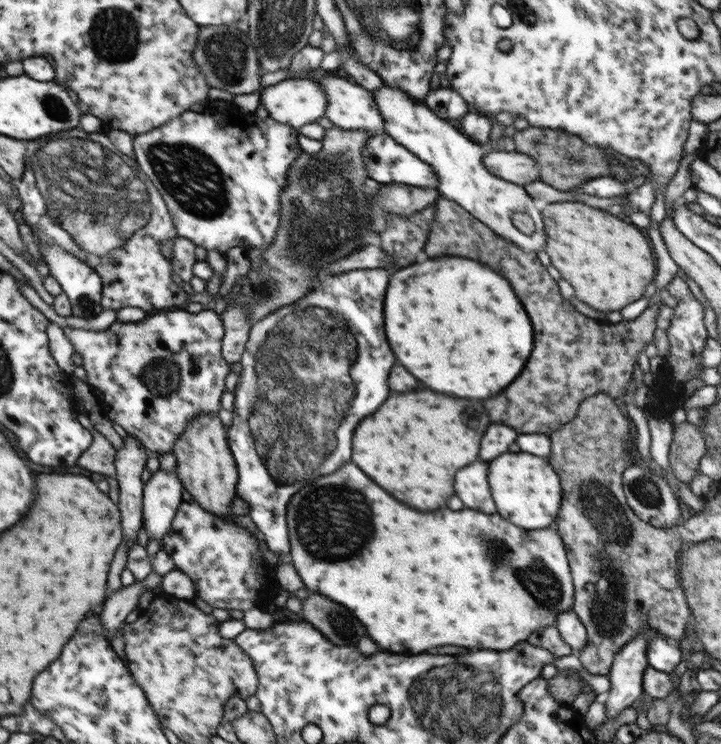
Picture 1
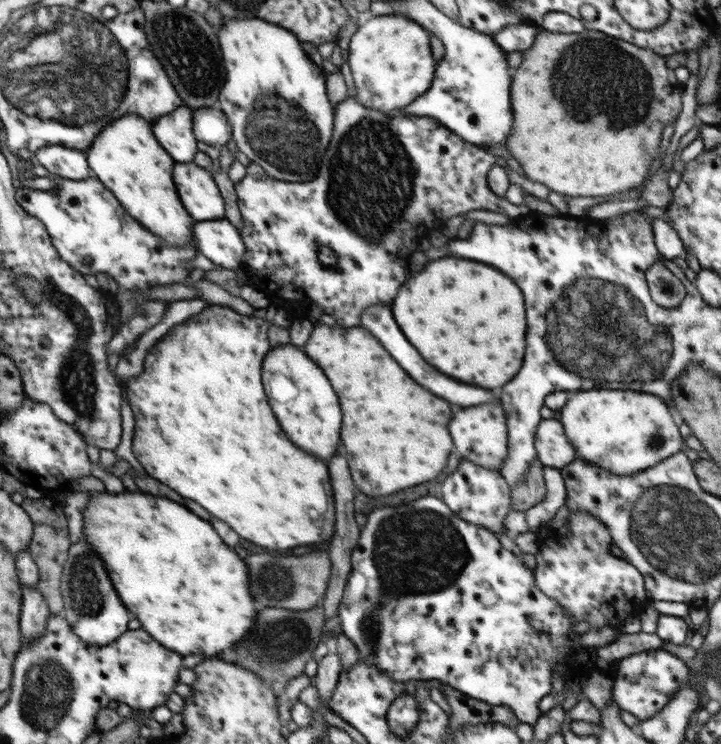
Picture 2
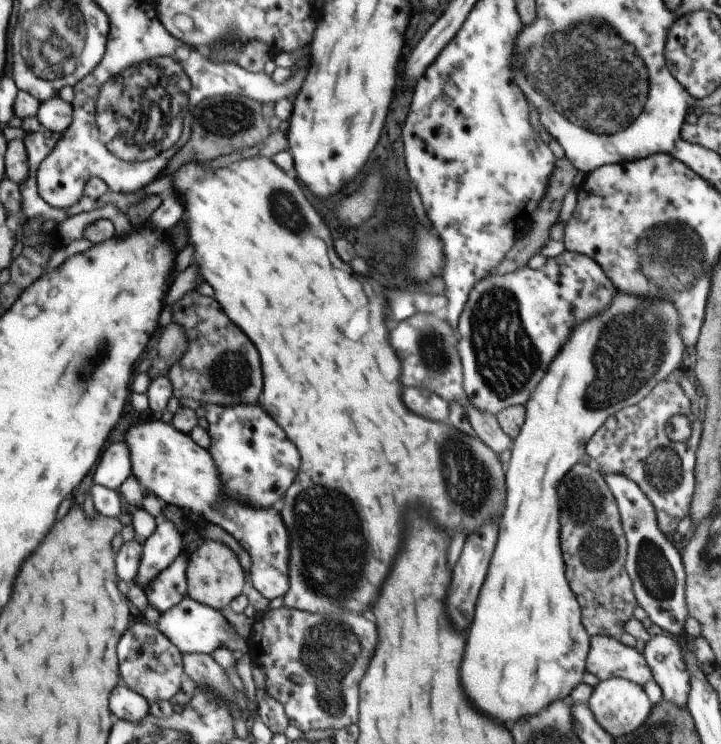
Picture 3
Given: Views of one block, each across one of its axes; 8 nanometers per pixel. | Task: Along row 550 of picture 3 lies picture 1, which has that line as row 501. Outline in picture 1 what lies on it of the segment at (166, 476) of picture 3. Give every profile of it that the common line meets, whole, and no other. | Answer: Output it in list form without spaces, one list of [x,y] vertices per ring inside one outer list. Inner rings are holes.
[[[378,268],[326,276],[300,300],[272,311],[251,325],[240,359],[243,369],[233,392],[234,414],[232,425],[227,430],[227,441],[239,474],[237,496],[248,503],[250,518],[268,548],[279,554],[284,563],[291,563],[293,559],[286,513],[290,499],[302,488],[298,486],[298,480],[312,480],[316,470],[320,476],[332,474],[350,462],[354,428],[362,418],[376,412],[388,398],[388,374],[396,364],[384,334],[382,302],[388,278],[390,274]]]

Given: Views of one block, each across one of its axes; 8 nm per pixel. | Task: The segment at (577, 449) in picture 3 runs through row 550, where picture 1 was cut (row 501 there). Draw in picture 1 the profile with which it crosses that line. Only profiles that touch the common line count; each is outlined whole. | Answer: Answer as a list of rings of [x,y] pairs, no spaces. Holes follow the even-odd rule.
[[[524,452],[502,454],[496,458],[496,462],[494,460],[490,462],[488,484],[498,514],[524,530],[548,528],[558,516],[562,490],[560,490],[560,480],[547,458],[538,458]]]

